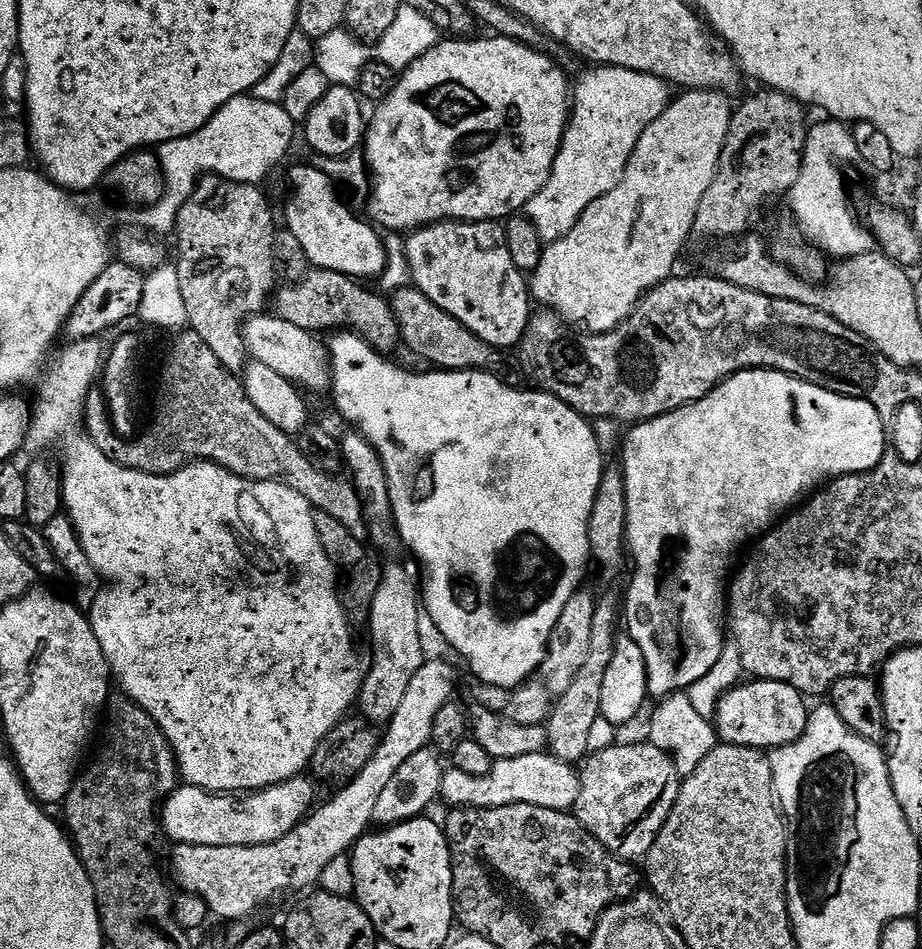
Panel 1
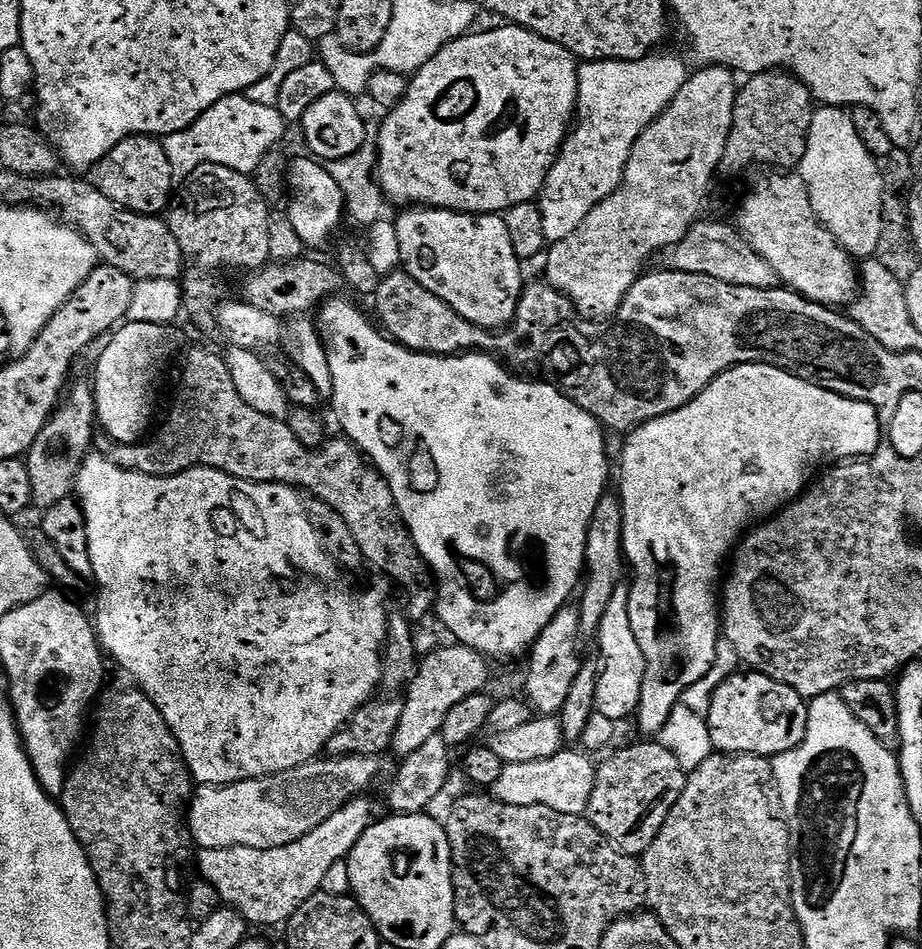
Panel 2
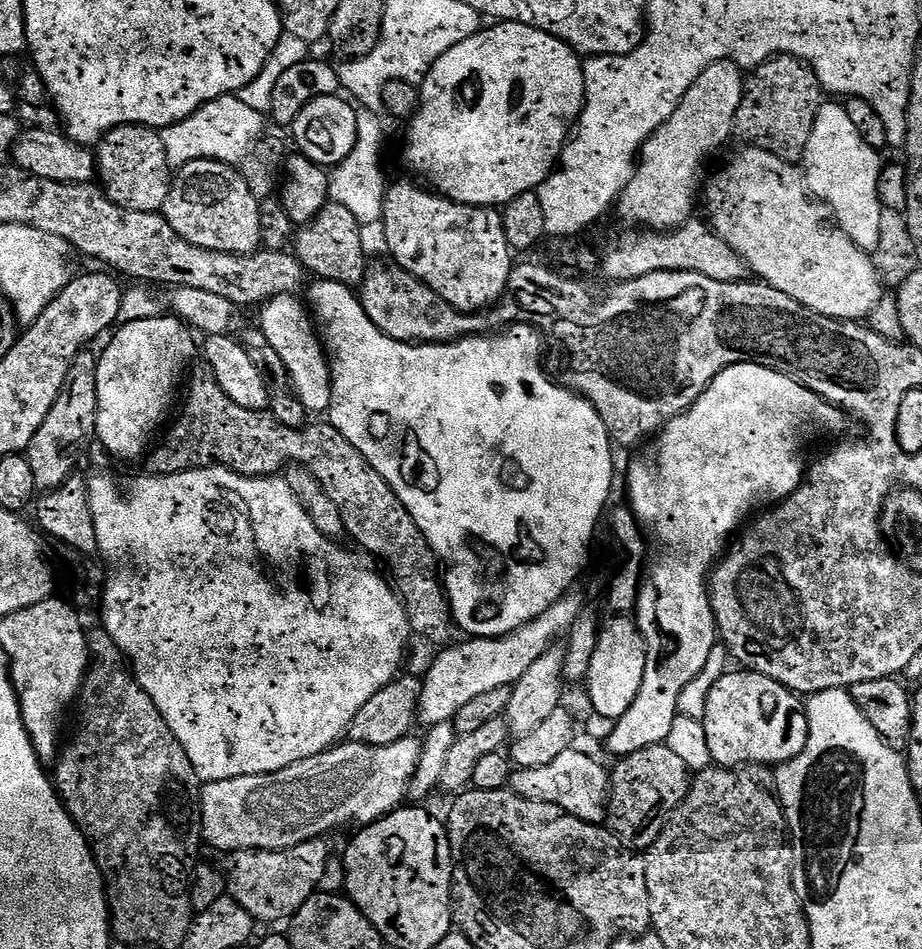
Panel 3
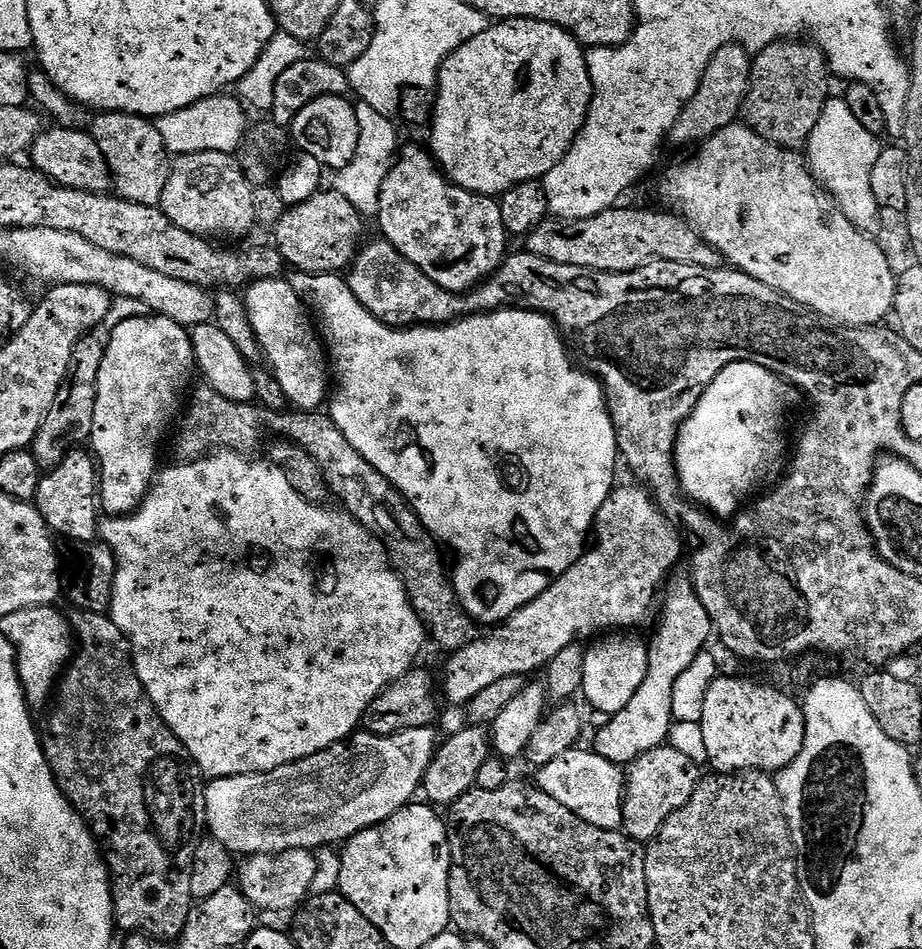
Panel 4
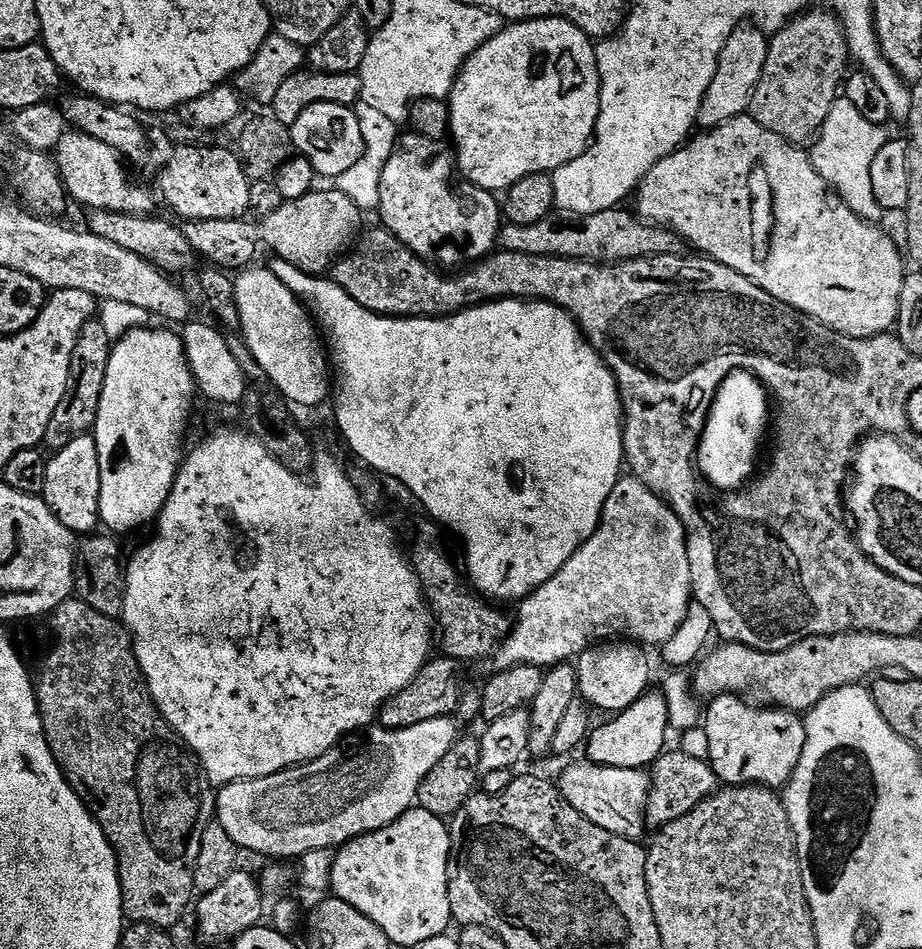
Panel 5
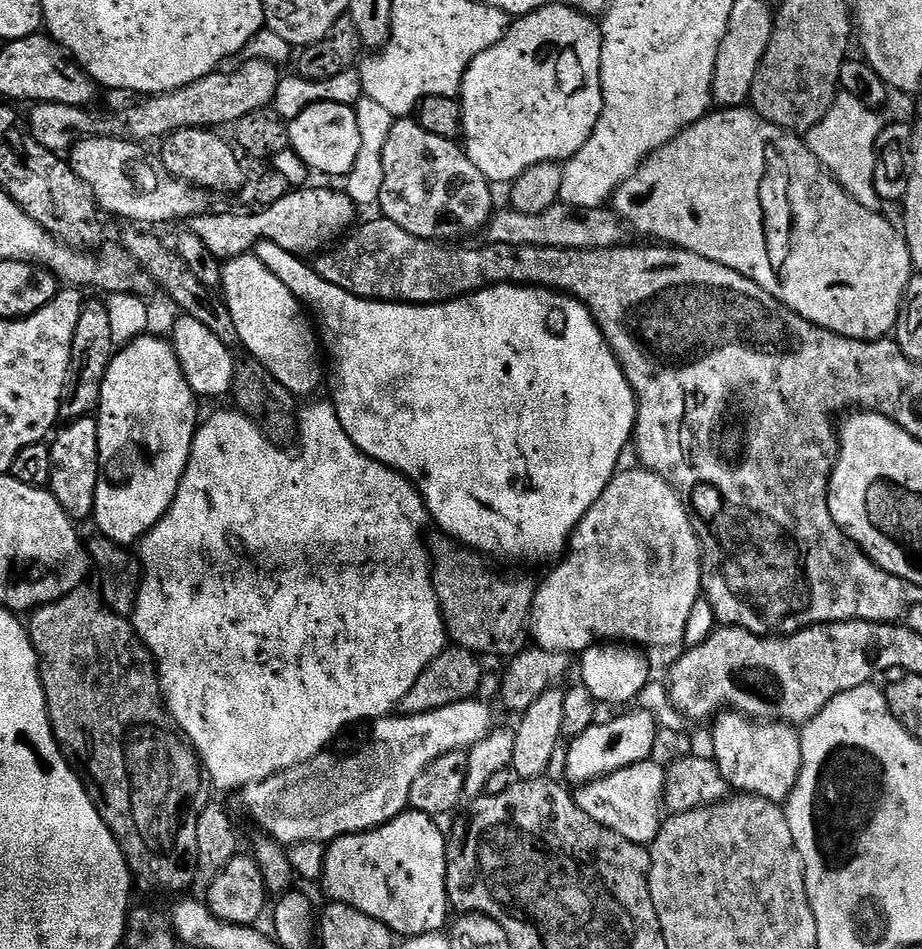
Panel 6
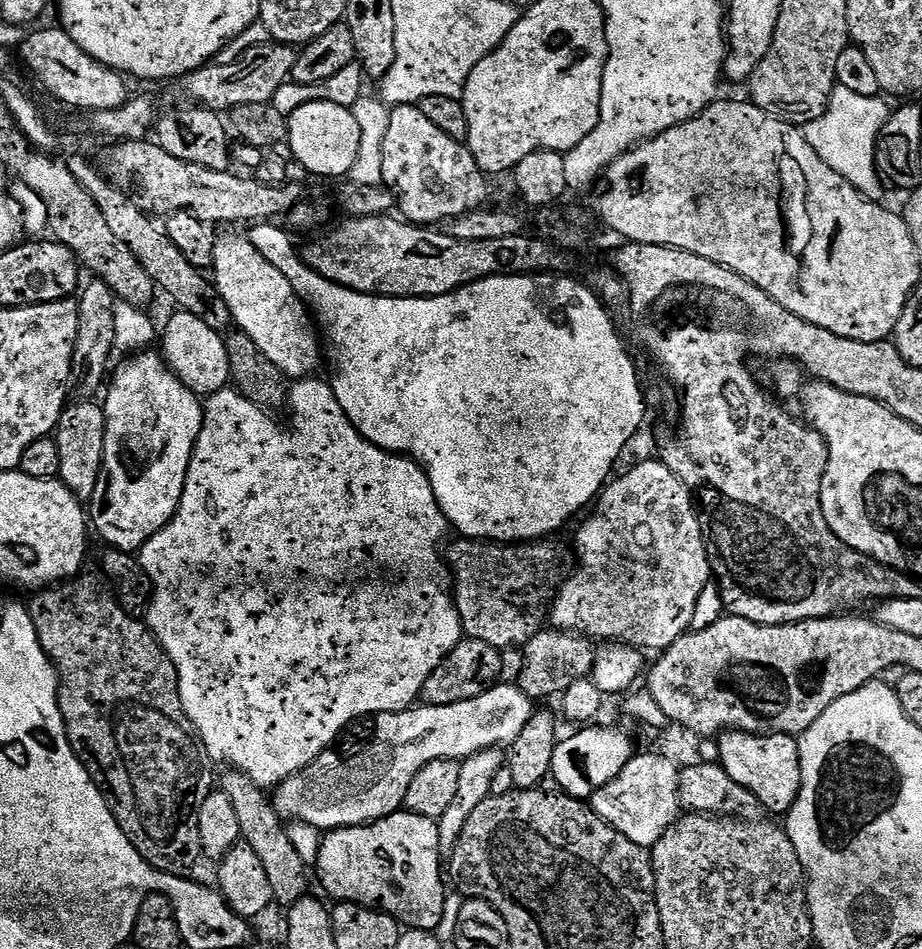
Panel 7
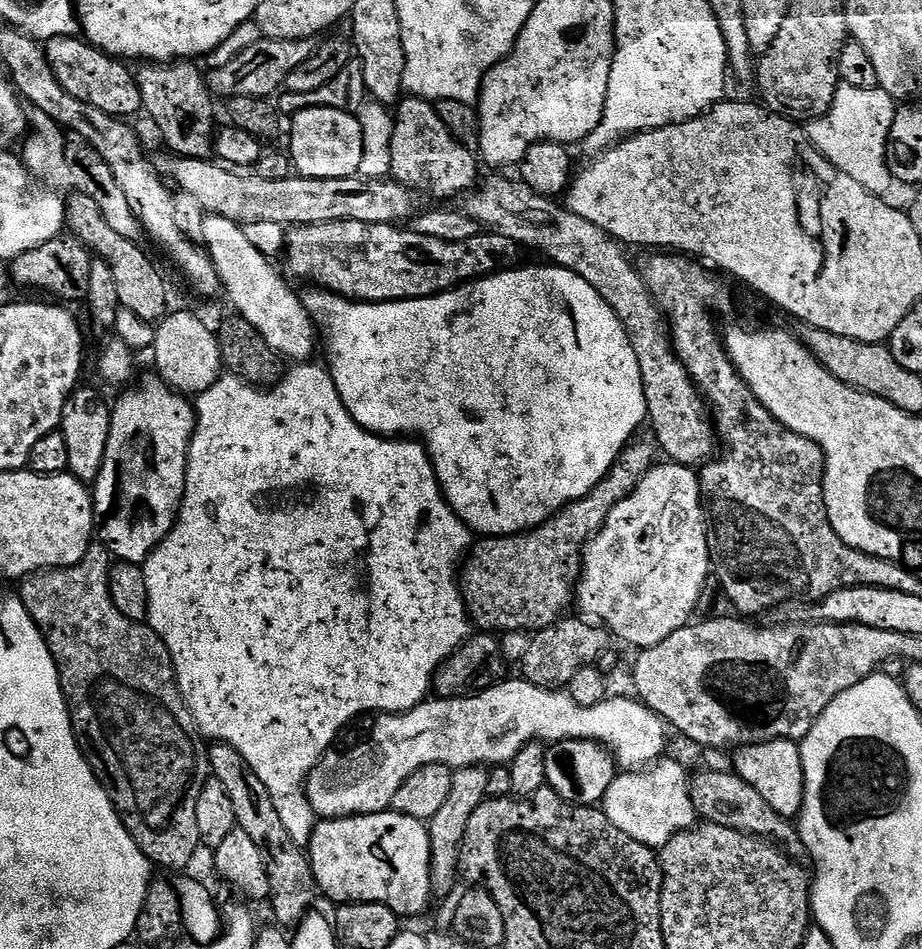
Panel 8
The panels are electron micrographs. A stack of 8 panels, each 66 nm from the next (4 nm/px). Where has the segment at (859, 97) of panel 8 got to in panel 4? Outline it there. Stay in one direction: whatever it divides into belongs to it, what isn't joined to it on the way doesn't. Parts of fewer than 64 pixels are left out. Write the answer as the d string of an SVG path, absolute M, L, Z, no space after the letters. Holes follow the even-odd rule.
M836 98L822 110L822 118L818 118L818 126L808 140L806 159L812 175L821 188L825 188L836 199L842 214L854 222L858 230L876 234L880 228L880 203L874 198L874 190L870 186L870 174L874 174L874 162L880 157L881 141L858 118L854 118L850 106L843 99Z

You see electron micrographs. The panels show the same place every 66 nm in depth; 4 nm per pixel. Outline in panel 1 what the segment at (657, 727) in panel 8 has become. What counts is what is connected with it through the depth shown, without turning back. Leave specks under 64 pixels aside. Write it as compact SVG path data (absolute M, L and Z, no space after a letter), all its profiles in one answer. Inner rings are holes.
M304 774L247 794L221 794L180 786L163 801L162 832L176 844L194 846L262 846L278 842L313 811L317 803L315 786Z

